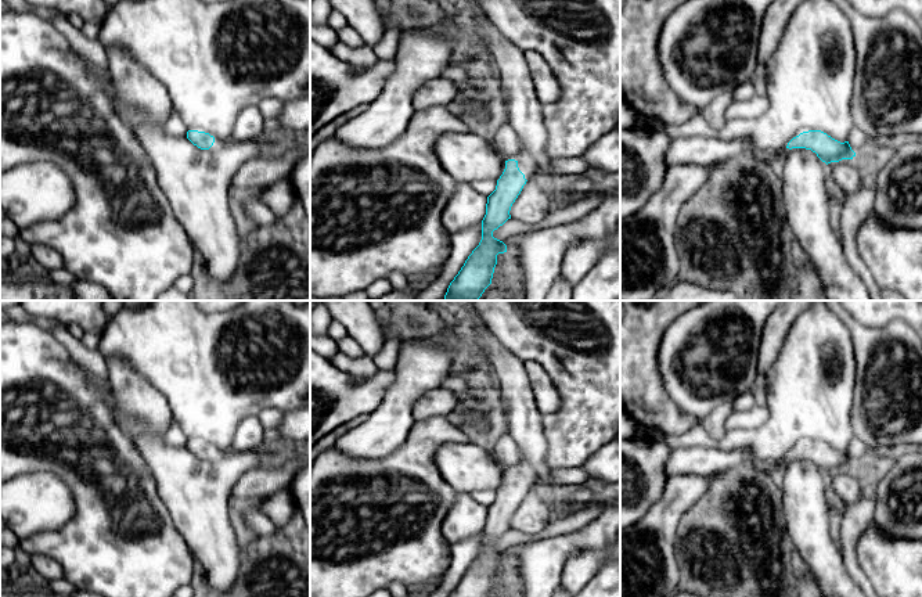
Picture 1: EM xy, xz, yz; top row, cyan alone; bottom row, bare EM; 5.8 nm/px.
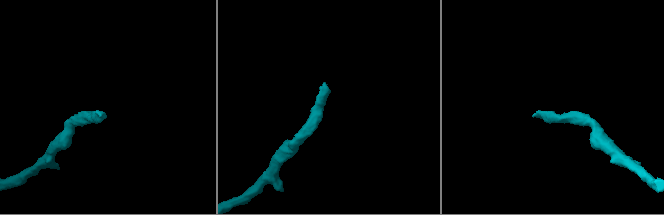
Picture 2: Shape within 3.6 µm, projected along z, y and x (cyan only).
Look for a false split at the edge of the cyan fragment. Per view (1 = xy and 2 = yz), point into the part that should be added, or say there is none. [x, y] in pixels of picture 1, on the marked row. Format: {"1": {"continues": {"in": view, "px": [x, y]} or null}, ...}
{"1": {"continues": {"in": "xy", "px": [218, 144]}}, "2": {"continues": {"in": "yz", "px": [774, 157]}}}

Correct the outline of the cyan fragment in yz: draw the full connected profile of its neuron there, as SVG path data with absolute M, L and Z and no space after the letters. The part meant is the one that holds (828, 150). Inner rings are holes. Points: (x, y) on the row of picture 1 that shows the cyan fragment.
M821 130L803 132L793 137L785 148L756 150L756 157L763 162L779 166L786 152L792 148L811 150L826 165L856 157L849 141L840 143Z

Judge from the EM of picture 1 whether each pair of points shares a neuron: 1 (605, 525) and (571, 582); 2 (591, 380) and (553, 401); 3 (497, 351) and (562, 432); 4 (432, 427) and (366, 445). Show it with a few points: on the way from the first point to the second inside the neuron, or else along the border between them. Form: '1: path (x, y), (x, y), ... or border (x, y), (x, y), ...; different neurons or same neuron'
1: border (582, 550), (600, 550), (605, 553); different neurons
2: border (543, 369), (559, 396), (559, 407), (551, 414); different neurons
3: border (541, 414), (541, 427), (547, 446); different neurons
4: border (416, 421), (406, 442), (388, 456); different neurons

